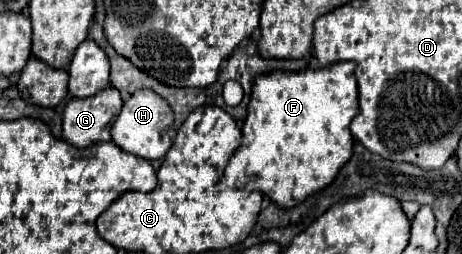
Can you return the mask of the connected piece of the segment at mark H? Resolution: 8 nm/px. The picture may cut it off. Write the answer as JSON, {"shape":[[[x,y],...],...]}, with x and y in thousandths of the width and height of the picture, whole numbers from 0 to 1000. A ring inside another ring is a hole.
{"shape":[[[301,350],[266,406],[266,429],[262,429],[253,476],[240,500],[240,547],[266,594],[279,594],[279,602],[301,610],[301,618],[323,626],[323,634],[344,626],[370,579],[374,469],[379,469],[374,437],[370,437],[366,406],[348,374],[340,374],[327,350]]]}

